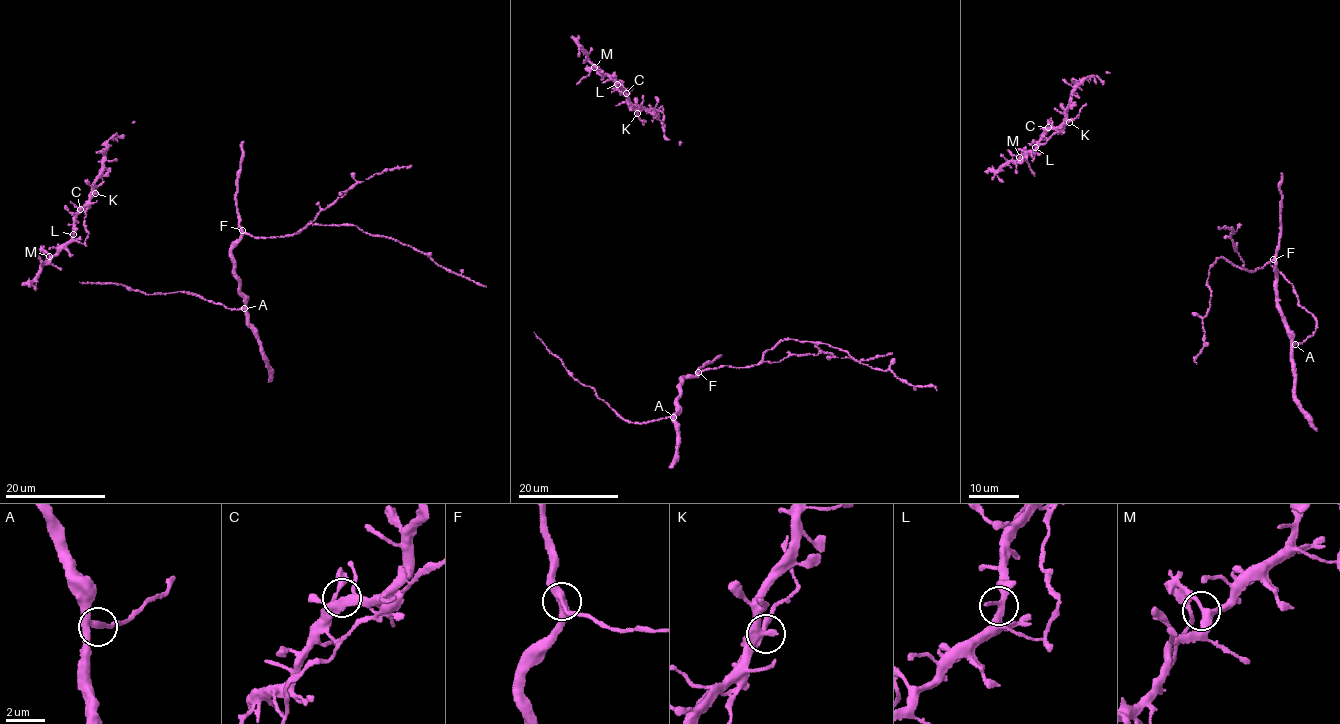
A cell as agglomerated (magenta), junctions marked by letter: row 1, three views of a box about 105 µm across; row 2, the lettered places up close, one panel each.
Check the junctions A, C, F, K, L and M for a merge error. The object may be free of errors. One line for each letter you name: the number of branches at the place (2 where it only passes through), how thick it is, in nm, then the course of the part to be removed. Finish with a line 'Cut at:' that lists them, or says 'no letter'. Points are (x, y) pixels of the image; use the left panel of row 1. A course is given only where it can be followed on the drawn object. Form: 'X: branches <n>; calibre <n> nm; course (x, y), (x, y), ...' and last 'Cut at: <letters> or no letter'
Cut at: no letter

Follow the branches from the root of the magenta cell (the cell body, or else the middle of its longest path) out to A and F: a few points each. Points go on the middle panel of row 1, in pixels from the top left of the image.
A: (719, 355), (711, 363), (699, 368), (694, 377), (683, 378), (680, 381), (675, 403), (677, 408), (673, 417)
F: (719, 355), (711, 363), (699, 368), (695, 373), (698, 372)

